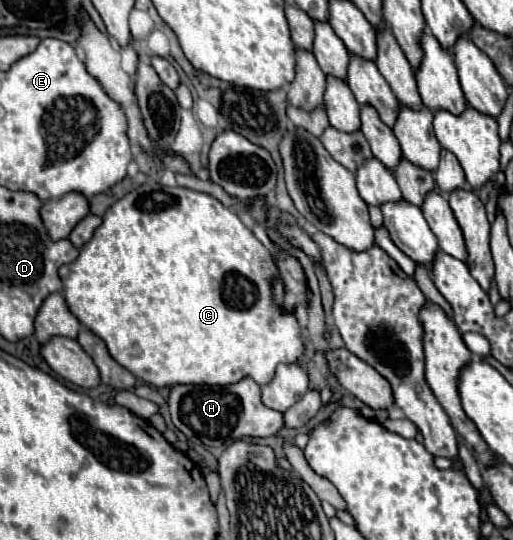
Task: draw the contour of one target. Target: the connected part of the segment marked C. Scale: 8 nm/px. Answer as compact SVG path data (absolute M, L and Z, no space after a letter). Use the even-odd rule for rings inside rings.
M156 182L142 184L138 190L126 194L124 198L120 198L116 204L112 204L108 208L102 226L94 232L94 238L86 246L82 246L80 256L72 264L60 267L58 273L64 285L68 308L72 310L72 314L86 328L90 328L96 336L100 336L106 342L108 352L112 354L112 358L118 364L128 368L136 378L142 378L144 382L158 386L158 388L160 386L176 386L176 384L228 386L228 384L240 382L246 376L254 378L260 386L264 386L266 382L270 382L274 378L274 370L278 364L282 364L282 362L294 364L304 356L304 350L306 350L296 314L284 312L282 306L278 306L274 302L272 288L274 288L274 282L278 280L278 266L276 266L270 250L254 236L254 232L250 228L246 228L242 224L242 220L232 210L228 210L216 198L212 198L210 194L204 194L204 192L196 192L196 190L180 188L180 186L168 188L168 186L162 186Z

